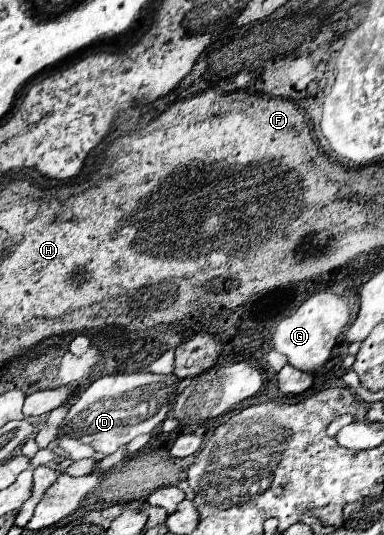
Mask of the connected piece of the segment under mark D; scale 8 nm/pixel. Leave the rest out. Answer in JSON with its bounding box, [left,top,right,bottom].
[61,372,179,454]

